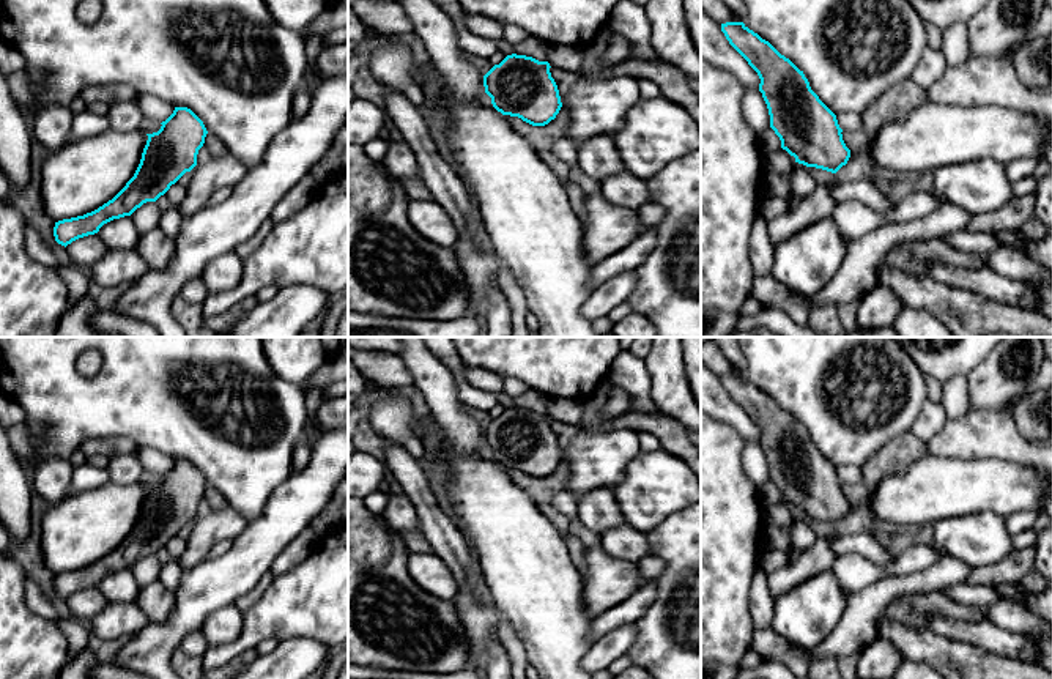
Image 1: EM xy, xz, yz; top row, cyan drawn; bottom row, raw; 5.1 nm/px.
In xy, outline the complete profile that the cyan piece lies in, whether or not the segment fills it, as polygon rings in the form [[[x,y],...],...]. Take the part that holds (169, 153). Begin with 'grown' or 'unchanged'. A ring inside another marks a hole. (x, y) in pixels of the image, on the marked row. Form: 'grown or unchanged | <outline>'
grown | [[[175,107],[161,124],[157,132],[146,134],[148,140],[134,176],[112,200],[83,216],[55,222],[54,236],[58,244],[66,247],[79,238],[98,233],[113,219],[131,216],[143,203],[156,202],[197,165],[197,154],[203,145],[211,158],[228,153],[187,107]]]

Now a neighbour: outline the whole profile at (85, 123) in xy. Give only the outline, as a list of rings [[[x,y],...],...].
[[[80,112],[74,115],[71,137],[72,139],[87,139],[110,129],[110,123],[106,115],[98,115],[93,112]]]

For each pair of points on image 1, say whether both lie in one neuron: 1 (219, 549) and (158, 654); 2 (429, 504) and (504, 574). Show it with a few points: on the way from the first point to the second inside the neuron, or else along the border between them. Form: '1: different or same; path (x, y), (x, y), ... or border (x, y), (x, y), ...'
1: different; border (232, 541), (225, 552), (214, 558), (207, 558)
2: different; border (477, 564), (492, 599)

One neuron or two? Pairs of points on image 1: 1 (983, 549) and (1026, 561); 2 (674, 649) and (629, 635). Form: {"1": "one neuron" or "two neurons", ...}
{"1": "two neurons", "2": "two neurons"}

